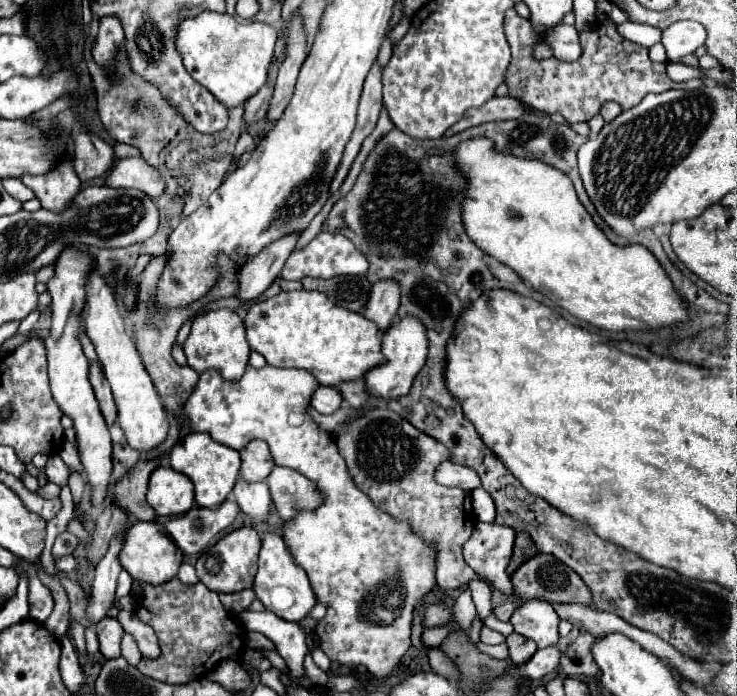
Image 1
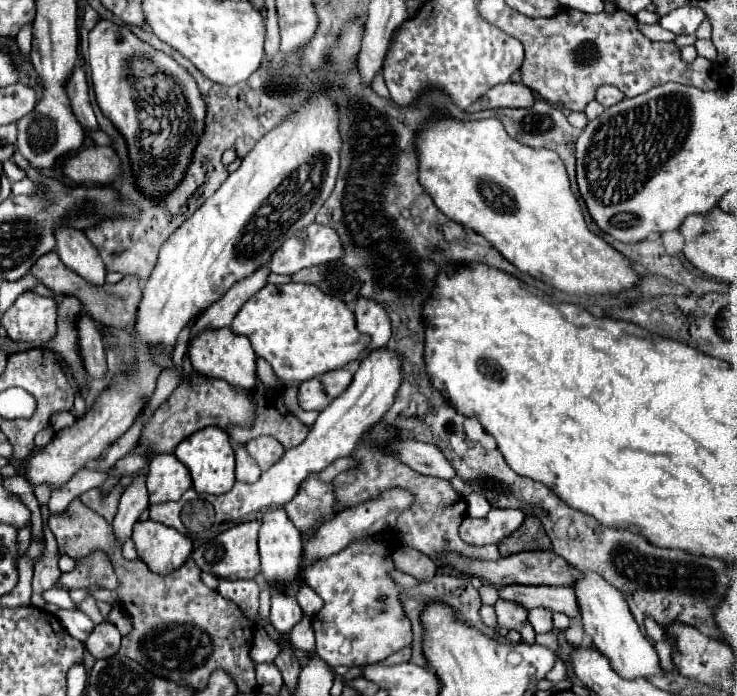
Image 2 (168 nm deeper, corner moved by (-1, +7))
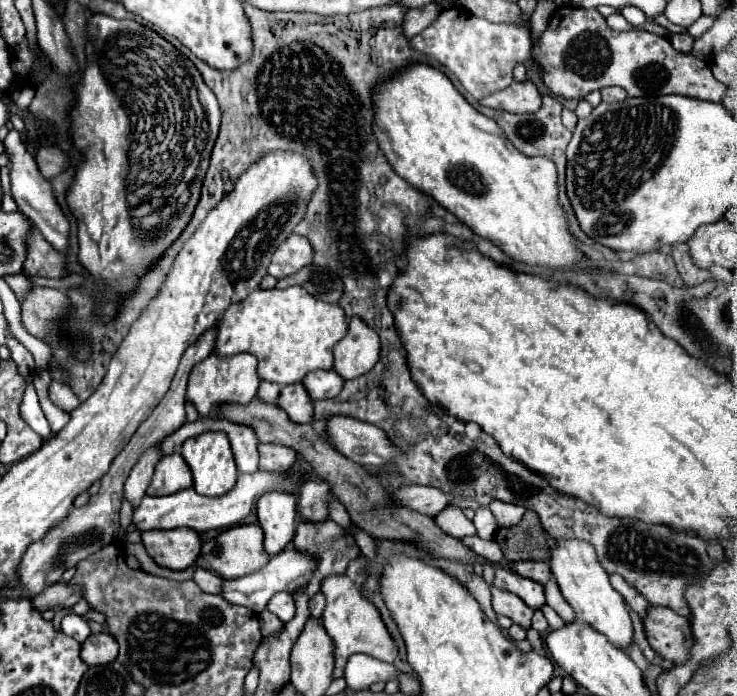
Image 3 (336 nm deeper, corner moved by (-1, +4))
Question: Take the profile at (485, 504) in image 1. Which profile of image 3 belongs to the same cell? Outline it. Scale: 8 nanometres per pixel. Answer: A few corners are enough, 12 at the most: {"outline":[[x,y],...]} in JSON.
{"outline":[[479,507],[473,517],[477,535],[491,539],[497,525],[487,507]]}

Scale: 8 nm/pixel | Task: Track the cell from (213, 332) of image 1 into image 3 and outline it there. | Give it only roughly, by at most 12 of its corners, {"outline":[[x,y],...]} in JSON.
{"outline":[[211,353],[189,375],[199,415],[249,403],[259,389],[255,357]]}

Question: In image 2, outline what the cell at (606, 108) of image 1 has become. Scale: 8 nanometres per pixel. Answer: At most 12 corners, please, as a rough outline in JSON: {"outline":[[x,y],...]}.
{"outline":[[601,86],[597,100],[605,108],[623,100],[623,92],[615,86]]}

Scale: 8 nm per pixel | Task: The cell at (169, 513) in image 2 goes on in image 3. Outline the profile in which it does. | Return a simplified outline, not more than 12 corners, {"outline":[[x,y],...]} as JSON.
{"outline":[[305,469],[239,475],[221,497],[149,497],[139,531],[239,525],[265,493],[297,493]]}

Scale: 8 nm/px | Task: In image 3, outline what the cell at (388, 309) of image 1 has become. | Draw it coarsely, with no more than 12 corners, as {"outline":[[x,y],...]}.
{"outline":[[361,317],[335,345],[343,379],[367,373],[379,361],[381,341]]}

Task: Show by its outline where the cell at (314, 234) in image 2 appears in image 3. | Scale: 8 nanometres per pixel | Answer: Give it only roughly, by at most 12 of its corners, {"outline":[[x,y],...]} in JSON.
{"outline":[[291,235],[275,251],[269,275],[289,277],[311,265],[307,237]]}

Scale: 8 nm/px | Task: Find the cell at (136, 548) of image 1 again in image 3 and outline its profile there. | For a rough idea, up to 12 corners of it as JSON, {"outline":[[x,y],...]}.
{"outline":[[191,529],[143,531],[149,557],[183,571],[201,549]]}

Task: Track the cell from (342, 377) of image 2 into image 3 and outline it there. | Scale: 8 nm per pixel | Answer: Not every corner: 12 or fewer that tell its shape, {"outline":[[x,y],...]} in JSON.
{"outline":[[333,369],[315,371],[303,385],[315,401],[341,393],[343,379]]}

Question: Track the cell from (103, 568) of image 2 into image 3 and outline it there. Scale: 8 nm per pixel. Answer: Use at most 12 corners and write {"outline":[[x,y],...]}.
{"outline":[[59,583],[35,595],[39,611],[75,605],[83,599],[79,587]]}

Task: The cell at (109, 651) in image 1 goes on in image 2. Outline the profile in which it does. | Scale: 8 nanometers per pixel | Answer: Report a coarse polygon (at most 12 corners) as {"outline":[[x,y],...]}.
{"outline":[[105,620],[85,646],[93,658],[119,652],[121,634]]}

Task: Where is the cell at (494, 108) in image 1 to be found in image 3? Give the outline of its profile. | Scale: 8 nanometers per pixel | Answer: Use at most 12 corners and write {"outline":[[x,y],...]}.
{"outline":[[513,81],[481,105],[511,113],[535,113],[541,95],[531,81]]}

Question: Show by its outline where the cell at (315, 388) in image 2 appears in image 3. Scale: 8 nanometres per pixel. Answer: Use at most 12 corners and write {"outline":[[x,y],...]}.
{"outline":[[303,383],[285,385],[277,405],[293,423],[313,419],[313,401]]}

